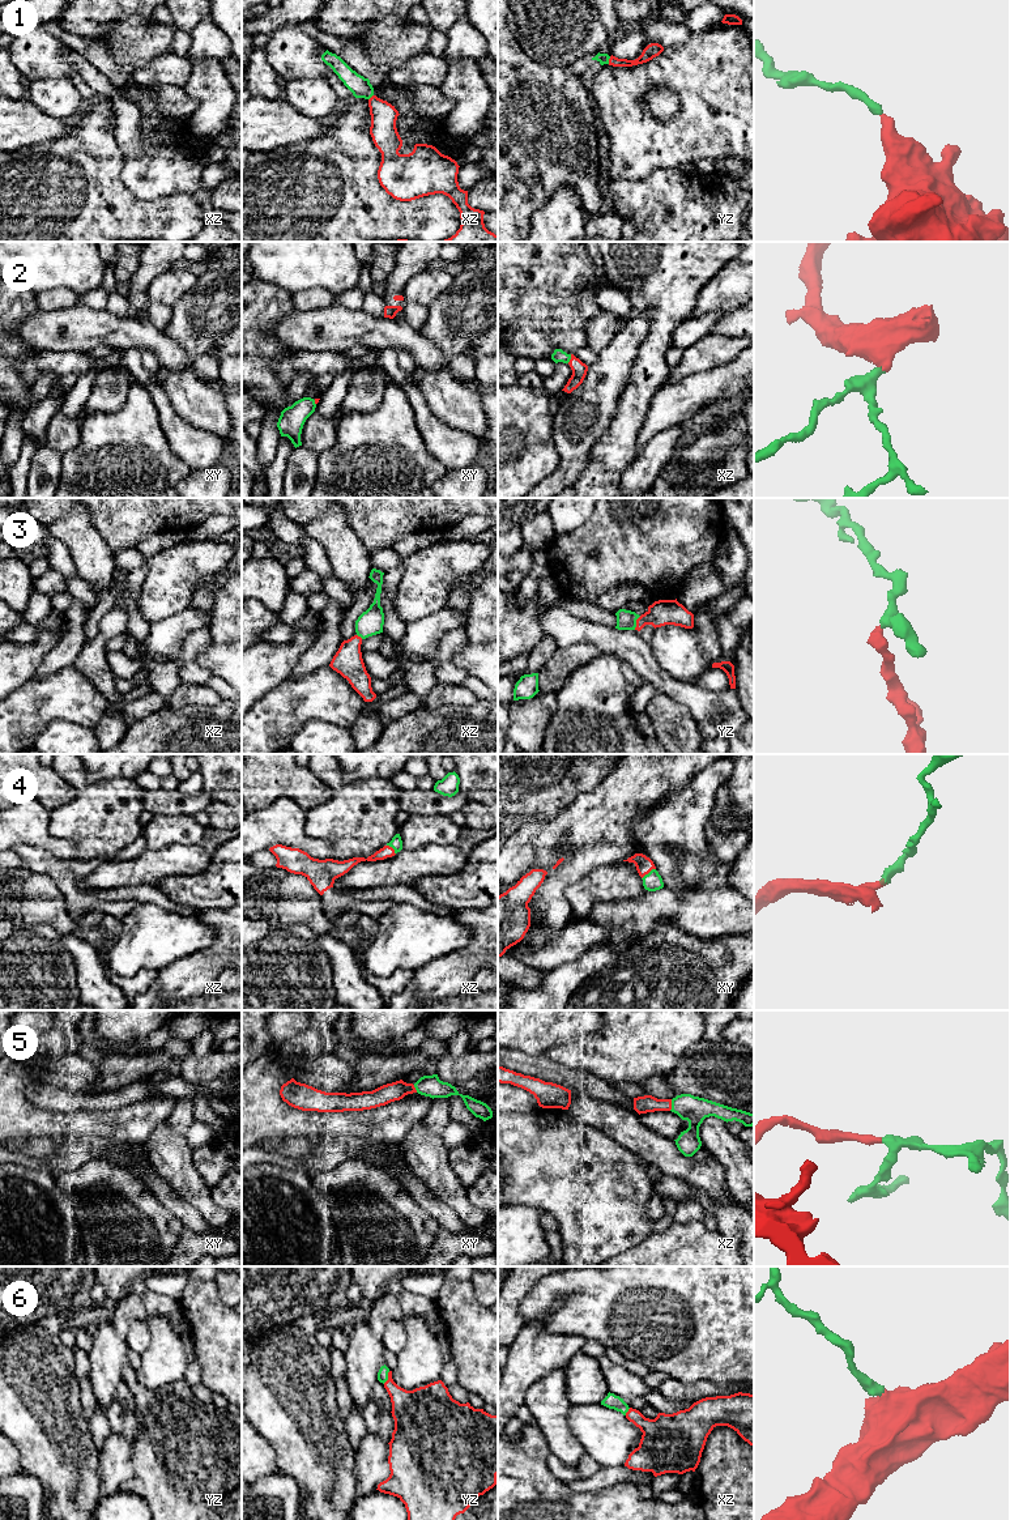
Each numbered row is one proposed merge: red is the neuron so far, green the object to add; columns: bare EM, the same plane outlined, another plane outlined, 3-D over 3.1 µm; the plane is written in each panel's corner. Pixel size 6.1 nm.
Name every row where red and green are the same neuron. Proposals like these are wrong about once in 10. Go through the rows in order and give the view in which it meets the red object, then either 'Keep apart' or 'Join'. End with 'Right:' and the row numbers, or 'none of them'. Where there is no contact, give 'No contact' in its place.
1: Touches red in yz. Join
2: Touches red in xz. Join
3: Touches red in yz. Join
4: Touches red in xy. Join
5: Touches red in xz. Join
6: Touches red in yz. Join
Right: 1, 2, 3, 4, 5, 6

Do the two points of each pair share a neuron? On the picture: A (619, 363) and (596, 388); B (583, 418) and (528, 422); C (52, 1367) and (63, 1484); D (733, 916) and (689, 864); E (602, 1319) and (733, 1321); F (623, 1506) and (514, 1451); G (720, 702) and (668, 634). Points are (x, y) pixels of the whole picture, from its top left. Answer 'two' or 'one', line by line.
A: one
B: two
C: one
D: two
E: one
F: one
G: two

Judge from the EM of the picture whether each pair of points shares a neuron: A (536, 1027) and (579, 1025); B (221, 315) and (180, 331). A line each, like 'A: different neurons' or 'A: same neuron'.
A: same neuron
B: same neuron

